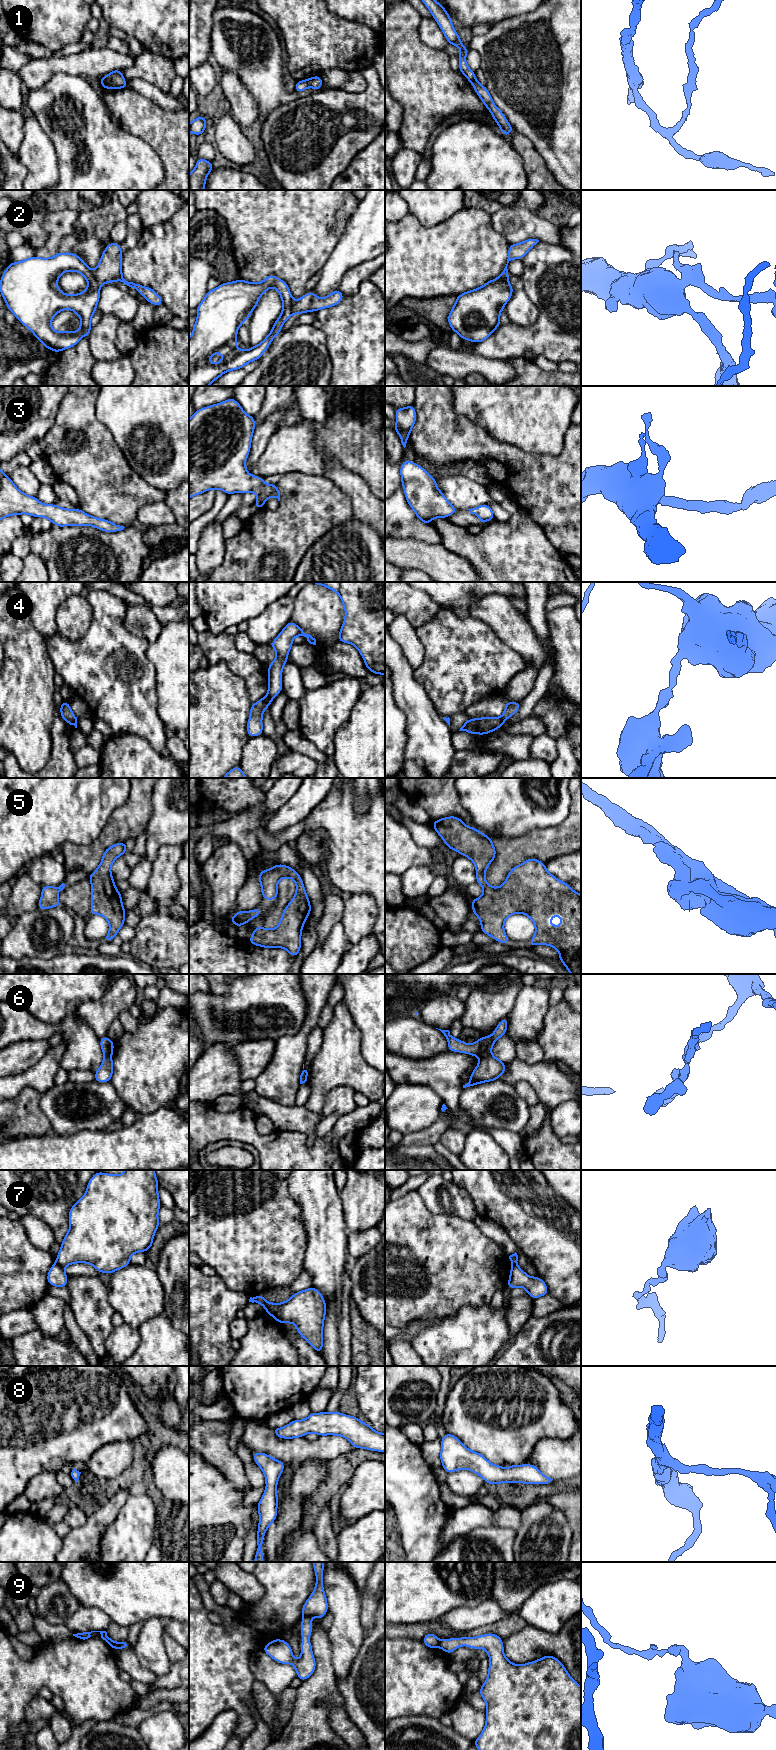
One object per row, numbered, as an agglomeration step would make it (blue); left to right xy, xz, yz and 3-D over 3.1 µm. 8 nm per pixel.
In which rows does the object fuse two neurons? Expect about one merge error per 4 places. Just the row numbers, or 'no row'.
1, 2, 4, 6, 7, 9

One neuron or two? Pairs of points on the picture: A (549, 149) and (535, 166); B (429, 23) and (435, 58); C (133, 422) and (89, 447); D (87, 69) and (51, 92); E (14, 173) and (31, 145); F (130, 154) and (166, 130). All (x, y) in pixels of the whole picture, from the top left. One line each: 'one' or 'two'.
A: two
B: two
C: two
D: two
E: two
F: two

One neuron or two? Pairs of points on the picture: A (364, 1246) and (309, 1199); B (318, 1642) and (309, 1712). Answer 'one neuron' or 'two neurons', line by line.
A: two neurons
B: one neuron

